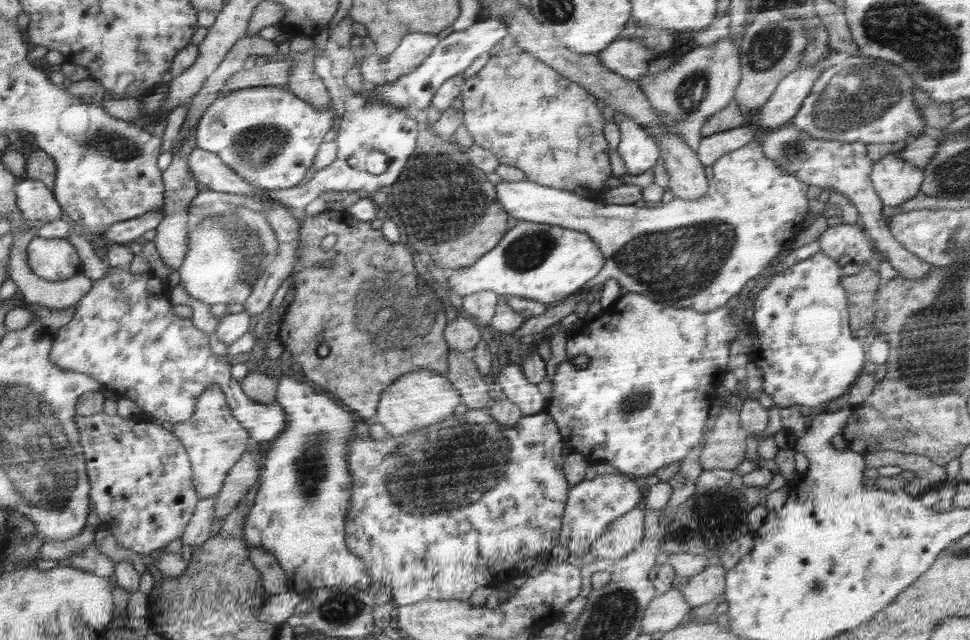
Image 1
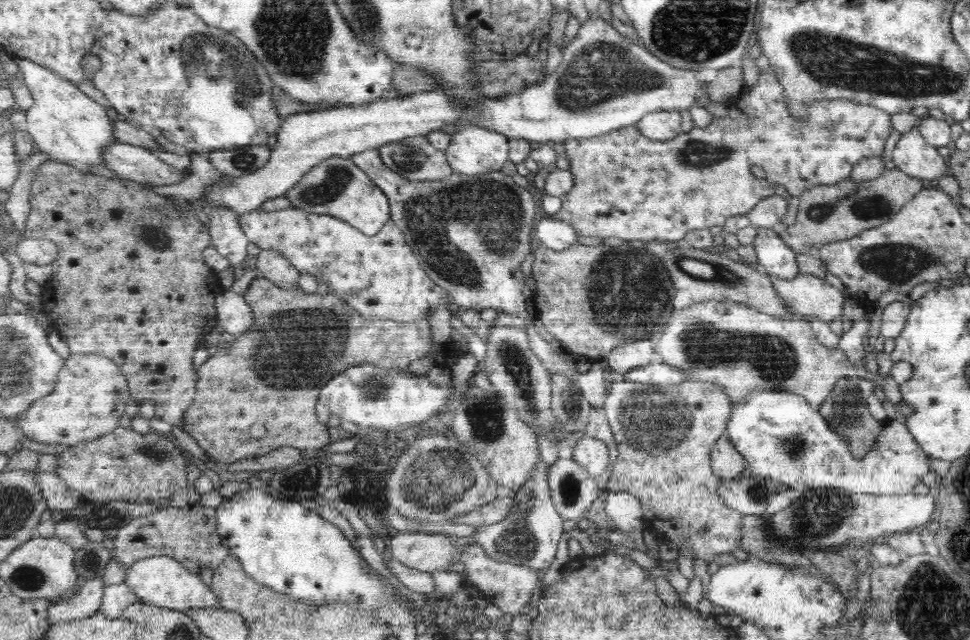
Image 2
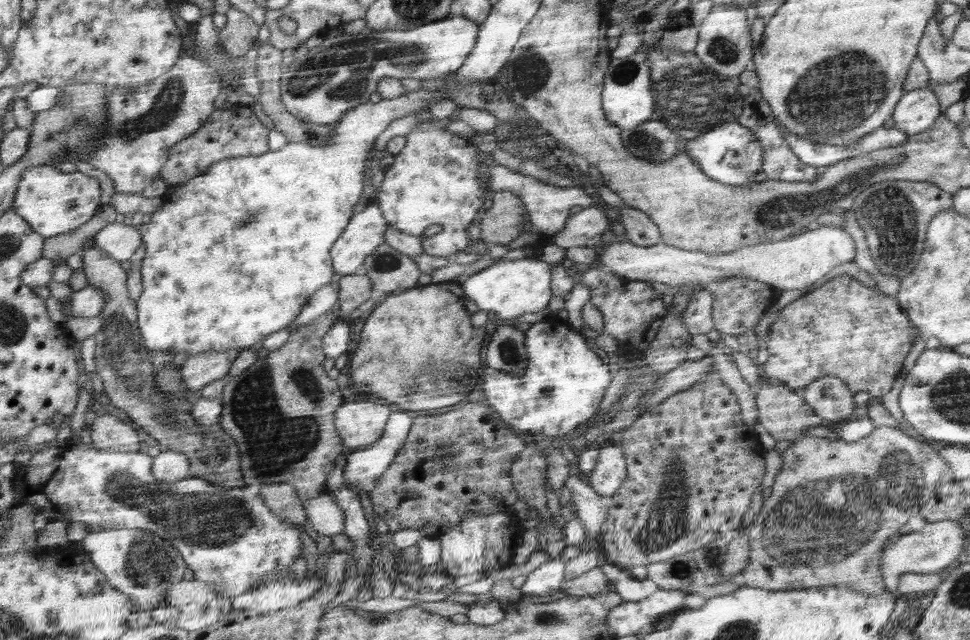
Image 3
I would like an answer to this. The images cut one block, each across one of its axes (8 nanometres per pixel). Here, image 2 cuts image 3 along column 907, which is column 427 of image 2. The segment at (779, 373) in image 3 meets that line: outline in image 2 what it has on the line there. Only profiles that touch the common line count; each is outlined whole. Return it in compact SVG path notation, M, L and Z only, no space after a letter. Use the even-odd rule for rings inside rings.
M257 276L252 280L249 288L242 296L246 299L246 303L252 307L252 313L254 313L254 328L252 328L250 332L242 334L242 336L236 336L236 341L230 343L232 346L230 352L222 352L216 348L212 350L206 362L199 366L198 374L200 374L200 376L198 376L195 397L191 405L184 411L182 416L183 419L181 420L181 426L184 432L188 432L190 436L195 438L197 443L205 451L211 464L218 466L225 466L248 457L262 456L280 447L292 447L300 451L307 448L316 448L325 454L325 450L330 444L330 435L328 435L327 425L318 421L315 405L319 400L322 387L343 370L362 364L379 366L379 368L385 370L392 370L392 368L404 370L404 368L408 368L410 362L414 362L414 360L418 360L418 358L424 358L424 356L428 356L428 354L433 354L434 360L436 360L434 366L438 365L438 367L441 368L451 368L452 364L456 362L456 358L465 354L465 350L463 350L463 348L457 348L456 342L451 338L444 344L437 344L435 342L434 337L432 337L432 329L430 328L430 323L435 321L434 318L420 317L414 318L413 321L392 321L392 319L386 318L368 318L358 313L354 307L351 307L348 302L346 302L346 299L342 299L342 297L338 297L336 294L332 294L332 292L327 296L322 296L317 292L314 294L306 293L306 291L300 287L284 289L284 287L280 287L276 285L276 283L270 281L270 279L262 278L261 276ZM254 424L264 424L266 432L262 438L254 438L250 433L250 428L252 428Z

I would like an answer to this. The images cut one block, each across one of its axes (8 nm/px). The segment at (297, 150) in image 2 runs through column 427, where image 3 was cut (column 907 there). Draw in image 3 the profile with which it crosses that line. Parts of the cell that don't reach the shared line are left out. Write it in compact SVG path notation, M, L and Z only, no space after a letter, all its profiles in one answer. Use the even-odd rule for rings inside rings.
M928 87L904 92L896 107L894 128L908 136L930 130L934 122L942 116L935 93Z

